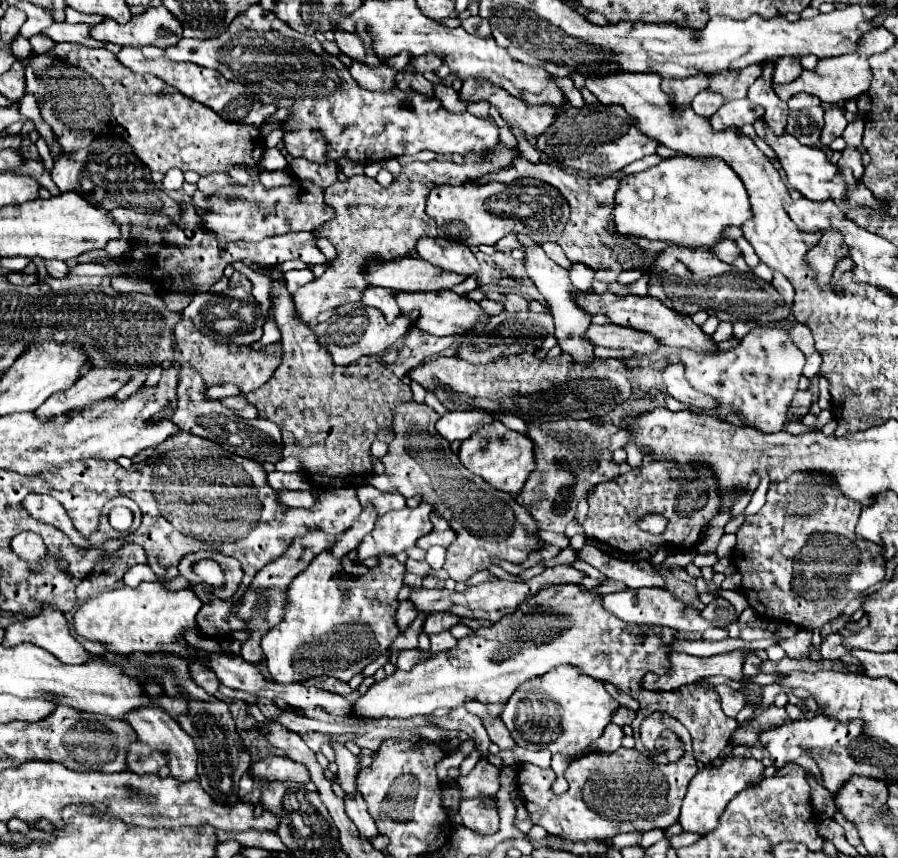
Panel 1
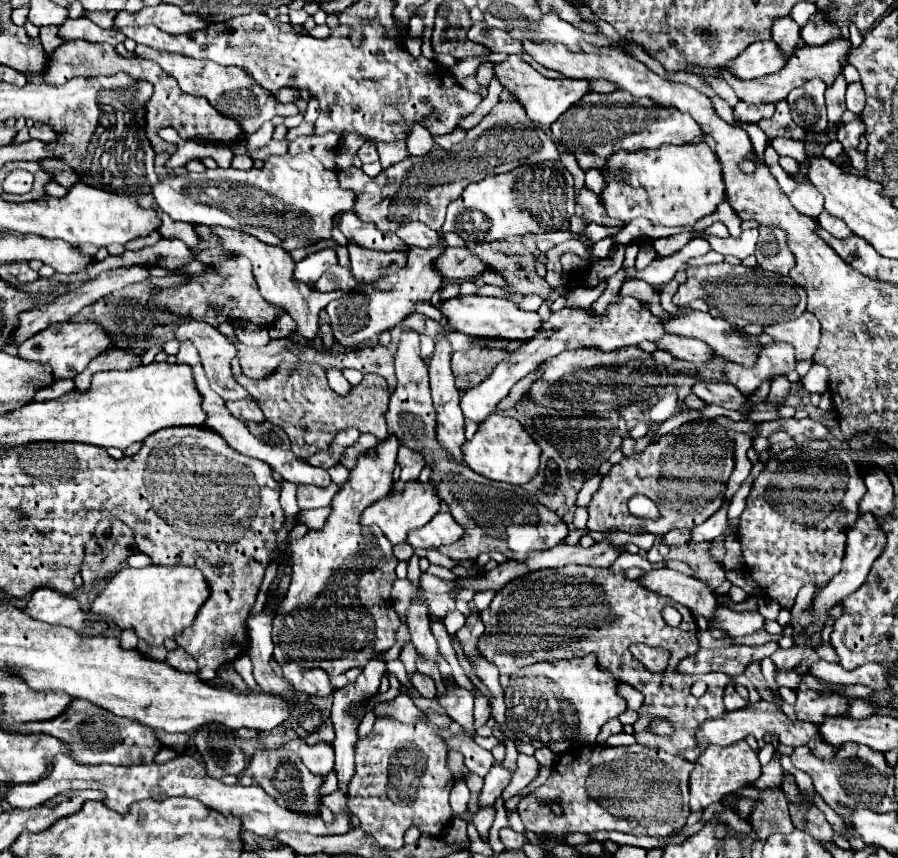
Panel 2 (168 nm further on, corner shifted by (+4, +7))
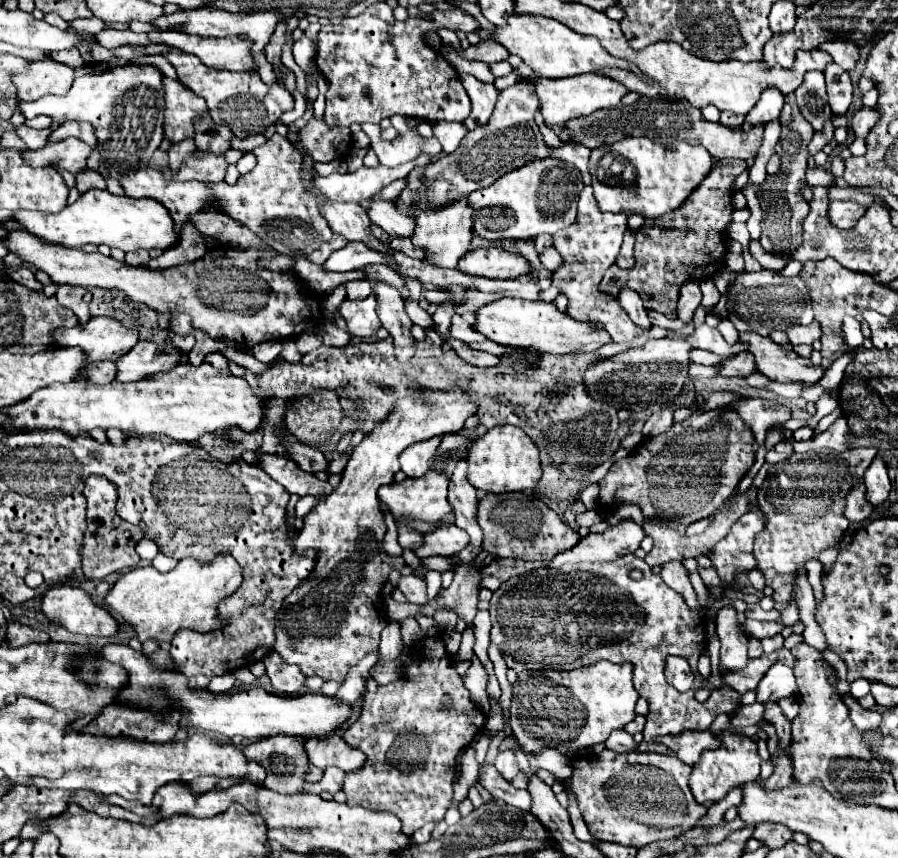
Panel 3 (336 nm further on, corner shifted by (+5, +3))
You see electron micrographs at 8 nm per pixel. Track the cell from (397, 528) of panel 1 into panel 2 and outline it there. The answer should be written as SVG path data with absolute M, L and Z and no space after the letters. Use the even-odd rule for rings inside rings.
M409 482L405 486L405 492L399 494L399 496L387 496L387 498L381 498L379 502L375 502L373 506L369 506L365 512L363 512L363 518L361 518L361 524L363 526L379 526L383 530L383 534L387 536L387 540L391 544L403 544L407 540L407 534L409 530L413 528L421 528L425 526L441 508L441 500L437 498L435 494L435 488L431 482L427 484L419 484L419 482Z

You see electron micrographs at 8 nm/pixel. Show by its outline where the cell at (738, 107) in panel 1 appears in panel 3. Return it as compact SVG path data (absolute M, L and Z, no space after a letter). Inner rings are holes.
M768 88L762 92L758 106L754 106L754 110L750 110L750 114L746 116L746 122L742 124L744 130L750 130L758 124L766 124L772 120L778 120L778 114L784 106L784 94L776 88Z

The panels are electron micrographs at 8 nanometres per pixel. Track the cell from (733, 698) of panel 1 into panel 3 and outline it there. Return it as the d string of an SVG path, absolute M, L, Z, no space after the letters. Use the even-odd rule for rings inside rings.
M750 704L750 706L742 706L736 714L732 714L732 726L734 728L744 728L744 726L752 726L764 720L764 704Z

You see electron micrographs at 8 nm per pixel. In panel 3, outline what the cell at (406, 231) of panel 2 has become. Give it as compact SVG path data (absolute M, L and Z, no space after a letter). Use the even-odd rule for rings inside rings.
M374 200L372 206L368 208L370 220L372 224L380 226L384 232L388 232L390 236L412 236L414 234L414 220L408 218L406 214L402 214L394 202L380 202Z

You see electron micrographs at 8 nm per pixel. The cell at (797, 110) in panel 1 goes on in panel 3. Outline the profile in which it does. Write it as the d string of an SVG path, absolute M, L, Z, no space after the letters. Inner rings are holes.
M810 70L804 76L802 86L796 90L796 100L802 116L814 126L814 130L822 130L824 120L832 118L832 110L826 100L824 72Z

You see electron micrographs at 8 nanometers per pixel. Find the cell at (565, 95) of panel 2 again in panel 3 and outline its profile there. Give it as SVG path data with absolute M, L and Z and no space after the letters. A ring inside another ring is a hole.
M580 74L574 78L560 78L560 80L548 80L540 78L538 80L538 98L542 104L542 114L548 126L564 126L568 120L580 118L580 116L590 116L592 112L600 108L614 108L620 104L622 96L628 94L630 90L606 76L600 74Z

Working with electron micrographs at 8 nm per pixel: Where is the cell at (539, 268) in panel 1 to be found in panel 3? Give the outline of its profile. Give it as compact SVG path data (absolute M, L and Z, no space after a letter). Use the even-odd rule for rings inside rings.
M686 282L686 286L682 286L682 294L680 294L680 300L678 300L678 318L682 322L690 322L700 300L702 300L702 292L700 292L698 284Z

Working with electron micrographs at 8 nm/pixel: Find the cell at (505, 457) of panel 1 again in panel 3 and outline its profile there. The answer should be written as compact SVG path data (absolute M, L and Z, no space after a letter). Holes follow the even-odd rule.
M496 426L488 430L482 438L472 442L468 454L468 482L482 492L502 494L502 492L522 492L534 490L542 476L540 456L536 444L516 426Z

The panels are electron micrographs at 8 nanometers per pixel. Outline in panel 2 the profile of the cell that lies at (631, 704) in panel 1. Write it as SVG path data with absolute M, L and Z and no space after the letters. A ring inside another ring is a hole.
M621 684L621 686L617 686L617 688L619 688L617 694L625 698L627 706L629 706L631 710L639 710L639 706L643 704L643 694L639 694L633 686L627 686L627 684Z

